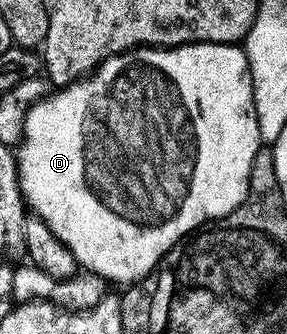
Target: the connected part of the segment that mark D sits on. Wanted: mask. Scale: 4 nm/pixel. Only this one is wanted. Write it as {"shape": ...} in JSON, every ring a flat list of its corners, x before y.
{"shape":[[202,41,195,45,175,45,166,49,157,49,149,57,150,50,145,47,138,47,129,50,127,53,117,53,113,57,109,57,96,71,86,76,80,81,74,81,72,85,58,88,56,91,50,92,39,103,35,103,27,115,27,123,25,124,25,140,19,146,19,156,17,157,17,175,21,187,22,198,30,210,36,216,42,217,51,227,53,234,69,248,71,255,77,261,78,266,82,270,98,273,105,278,106,282,125,281,124,283,136,283,142,277,148,275,156,265,159,264,165,252,178,241,189,236,195,229,200,229,209,224,211,221,217,221,220,217,226,217,231,211,235,211,235,207,239,207,239,203,243,203,245,196,249,194,249,176,251,175,251,159,255,159,257,152,263,147,261,136,259,135,259,123,257,116,253,110,253,80,249,74,249,64,247,63,247,55,244,48,240,44,232,45,216,45,210,41]]}

